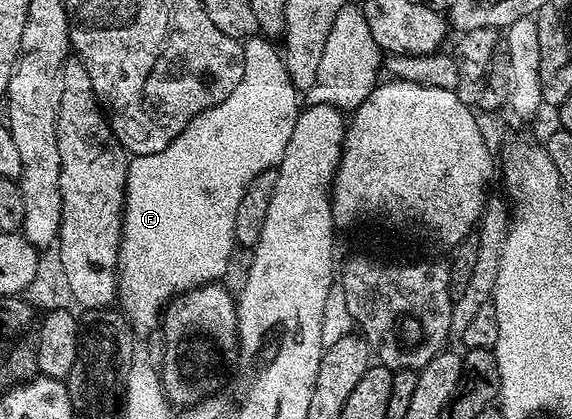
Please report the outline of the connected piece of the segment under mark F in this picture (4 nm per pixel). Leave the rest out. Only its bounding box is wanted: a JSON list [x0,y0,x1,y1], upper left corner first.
[116,47,302,337]

